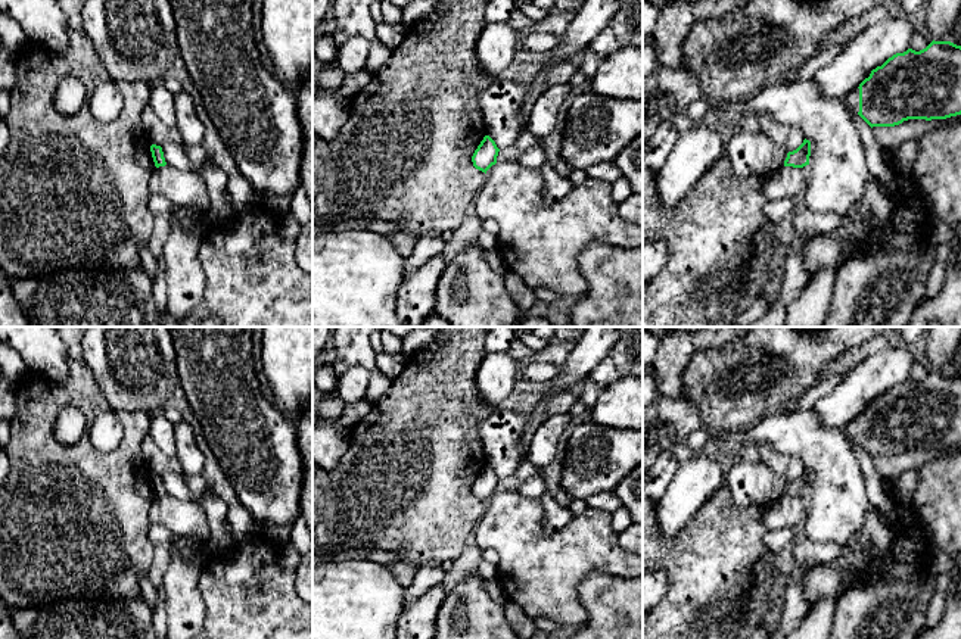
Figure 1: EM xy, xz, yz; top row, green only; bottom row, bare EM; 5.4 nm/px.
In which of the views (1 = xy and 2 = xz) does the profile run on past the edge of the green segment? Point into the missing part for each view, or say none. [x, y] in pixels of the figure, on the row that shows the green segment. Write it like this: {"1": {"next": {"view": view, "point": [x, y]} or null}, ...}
{"1": {"next": null}, "2": {"next": null}}

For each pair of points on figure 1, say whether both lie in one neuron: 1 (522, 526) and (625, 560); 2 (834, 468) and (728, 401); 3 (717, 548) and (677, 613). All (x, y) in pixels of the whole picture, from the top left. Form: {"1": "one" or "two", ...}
{"1": "one", "2": "two", "3": "one"}

